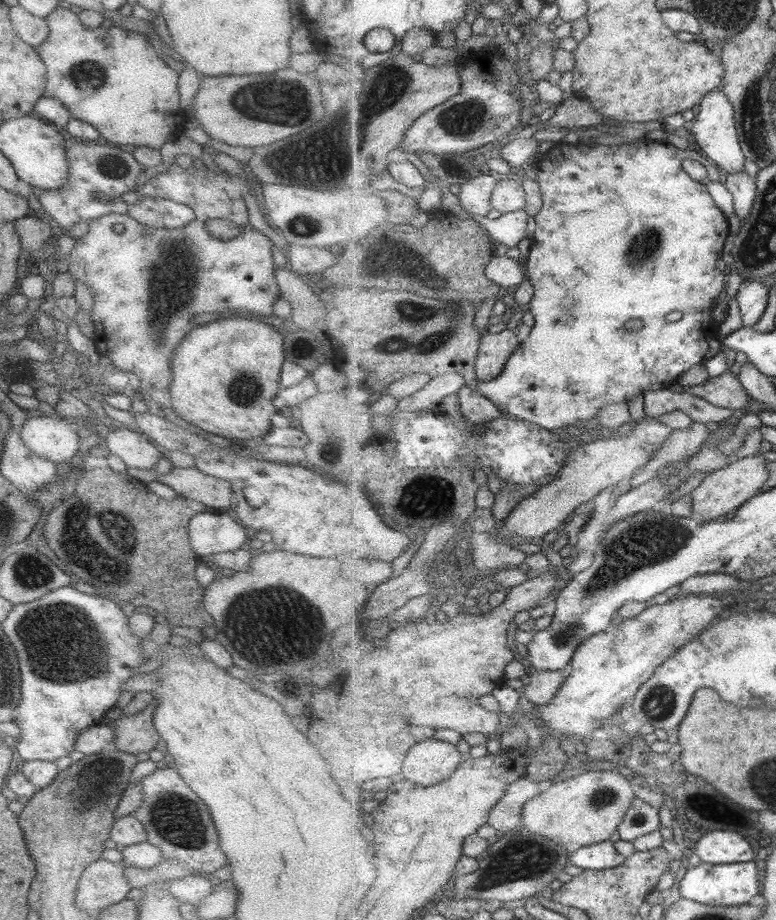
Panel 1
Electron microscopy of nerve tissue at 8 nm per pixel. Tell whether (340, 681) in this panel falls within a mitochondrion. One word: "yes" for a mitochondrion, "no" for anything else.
no

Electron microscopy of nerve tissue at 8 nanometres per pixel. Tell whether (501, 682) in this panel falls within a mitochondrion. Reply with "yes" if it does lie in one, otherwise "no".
no

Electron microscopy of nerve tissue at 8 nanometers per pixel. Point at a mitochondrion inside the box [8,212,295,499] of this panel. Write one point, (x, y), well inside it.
(169, 297)

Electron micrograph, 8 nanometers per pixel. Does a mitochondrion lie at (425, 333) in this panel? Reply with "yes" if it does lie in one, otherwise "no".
yes

